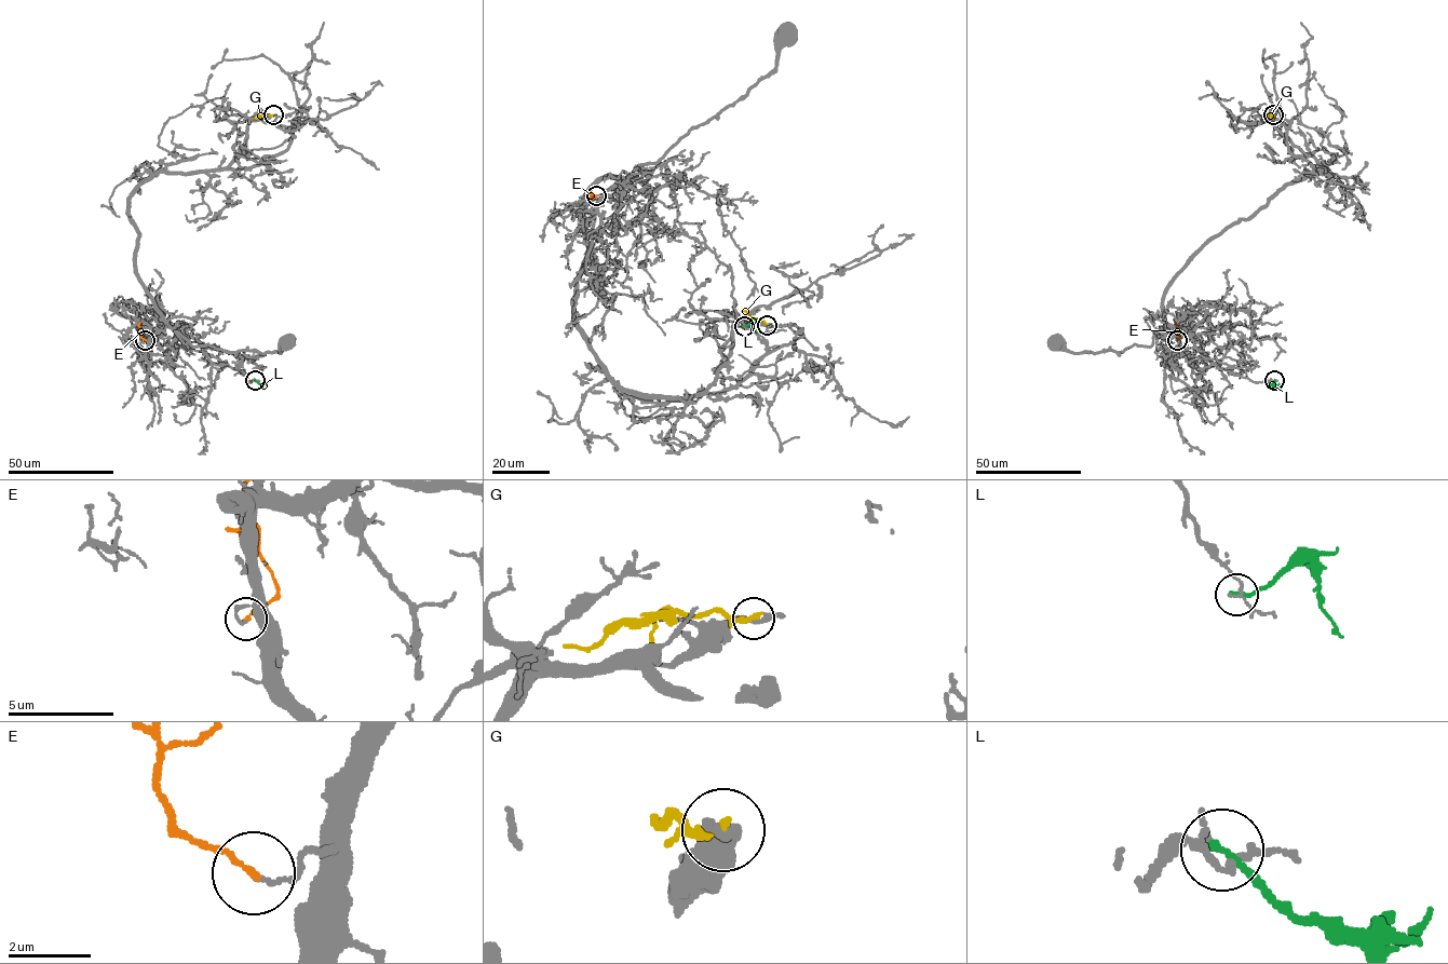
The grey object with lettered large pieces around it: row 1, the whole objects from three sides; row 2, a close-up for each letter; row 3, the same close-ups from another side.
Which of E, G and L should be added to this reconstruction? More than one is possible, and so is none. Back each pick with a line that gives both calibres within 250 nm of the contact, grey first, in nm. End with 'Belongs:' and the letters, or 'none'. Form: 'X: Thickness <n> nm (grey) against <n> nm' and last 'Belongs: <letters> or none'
Belongs: none

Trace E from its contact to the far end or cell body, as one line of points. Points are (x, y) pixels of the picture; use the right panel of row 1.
E: (1177, 340), (1179, 336), (1175, 322)

